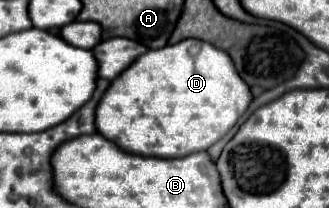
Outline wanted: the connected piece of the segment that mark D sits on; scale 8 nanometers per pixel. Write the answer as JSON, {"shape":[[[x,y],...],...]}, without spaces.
{"shape":[[[188,38],[160,50],[148,50],[144,58],[138,58],[120,78],[116,78],[96,108],[96,128],[98,132],[118,144],[122,150],[138,156],[158,156],[176,158],[188,156],[192,152],[208,150],[218,142],[228,130],[238,122],[238,118],[248,110],[254,96],[250,86],[236,74],[234,60],[224,50],[212,46],[210,42]]]}

